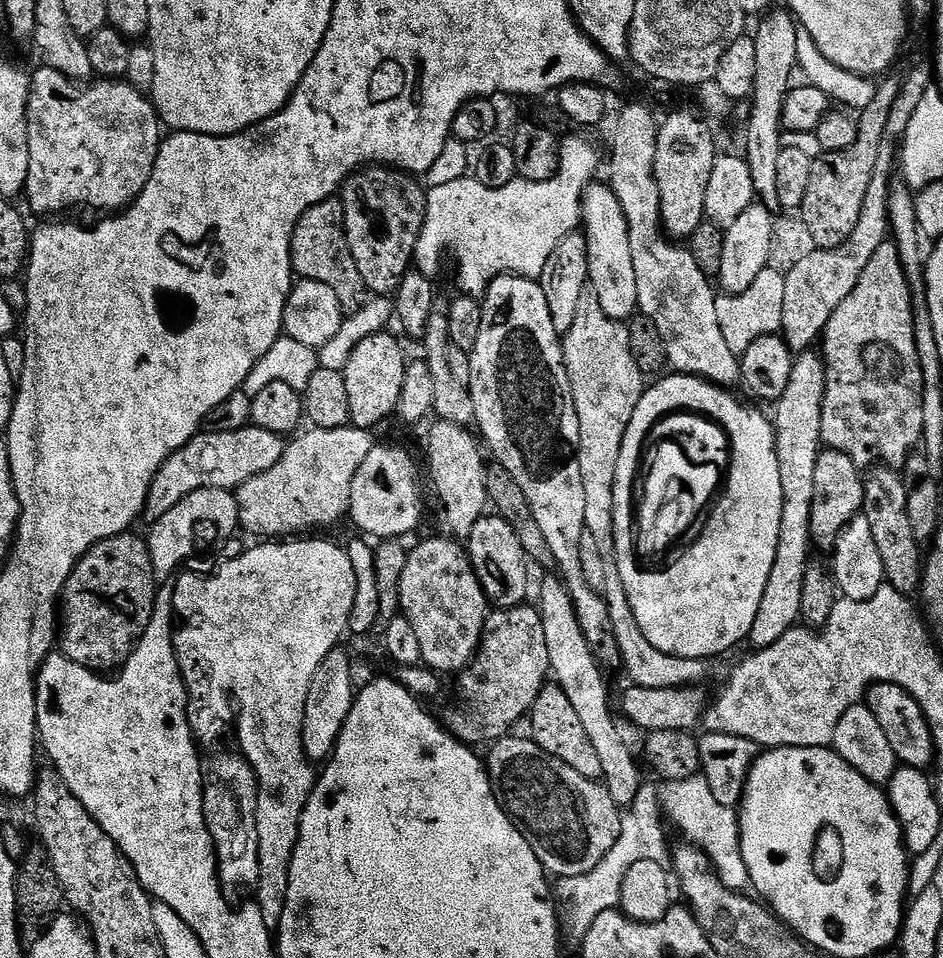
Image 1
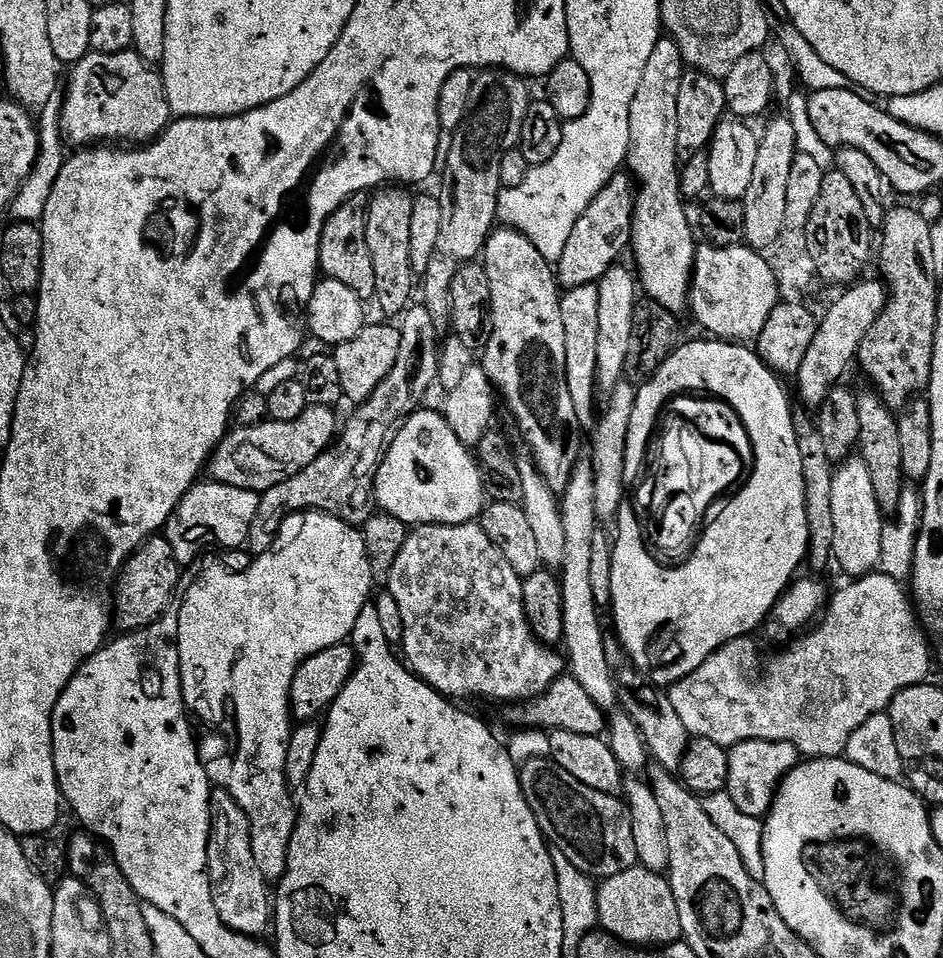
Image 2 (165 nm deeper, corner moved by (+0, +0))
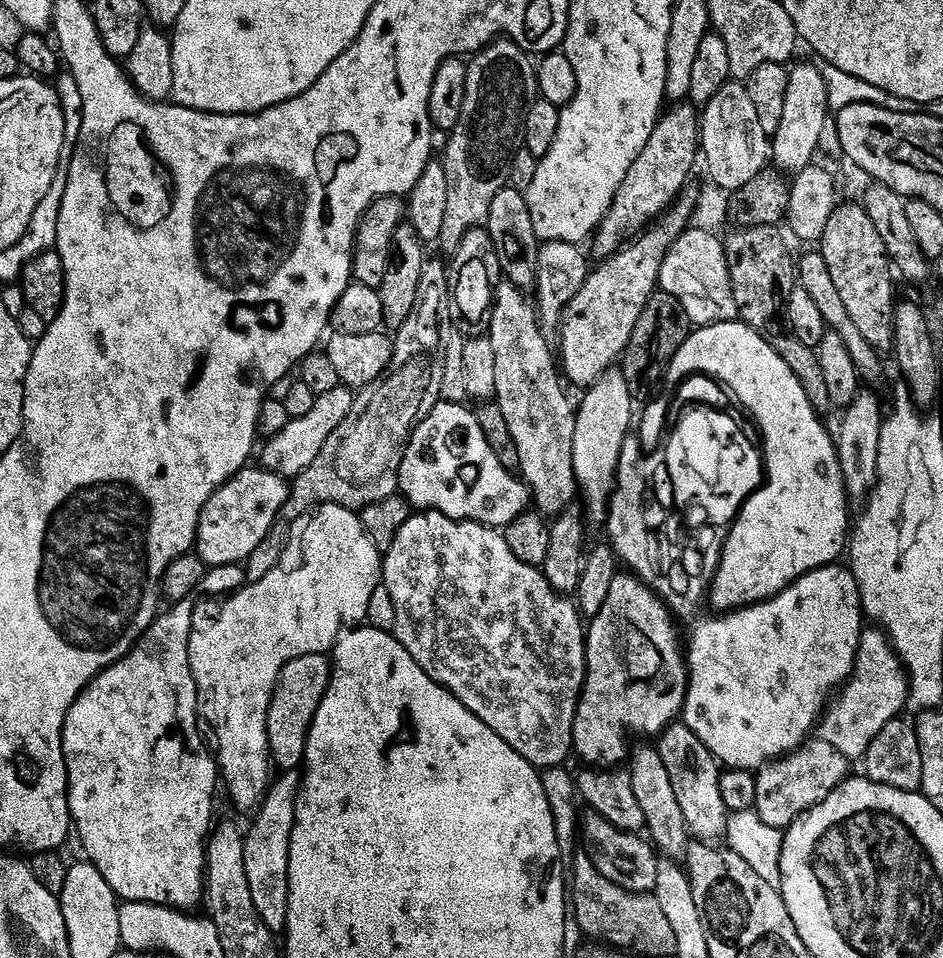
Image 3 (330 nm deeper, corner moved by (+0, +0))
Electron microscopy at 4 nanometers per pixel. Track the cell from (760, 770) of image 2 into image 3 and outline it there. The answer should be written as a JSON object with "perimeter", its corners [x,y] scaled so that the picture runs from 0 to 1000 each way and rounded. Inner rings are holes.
{"perimeter":[[[861,770],[835,789],[814,794],[801,807],[804,829],[800,847],[812,862],[835,866],[844,855],[867,841],[890,818],[900,813],[901,794],[880,779],[880,775]]]}

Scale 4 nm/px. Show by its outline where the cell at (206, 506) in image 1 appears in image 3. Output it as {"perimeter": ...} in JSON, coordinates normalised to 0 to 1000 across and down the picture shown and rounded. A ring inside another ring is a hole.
{"perimeter":[[[260,486],[245,497],[214,532],[206,576],[222,594],[241,589],[258,590],[278,562],[286,557],[291,545],[298,542],[301,525],[305,523],[306,502],[279,486],[267,487]]]}

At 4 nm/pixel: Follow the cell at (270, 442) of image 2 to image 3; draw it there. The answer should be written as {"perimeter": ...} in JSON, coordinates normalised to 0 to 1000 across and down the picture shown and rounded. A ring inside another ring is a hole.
{"perimeter":[[[364,403],[337,413],[329,432],[315,438],[305,438],[302,447],[294,455],[285,457],[275,483],[284,492],[302,499],[318,497],[320,491],[324,491],[324,486],[329,486],[329,482],[333,482],[333,478],[341,474],[341,466],[346,466],[346,457],[350,457],[350,453],[354,453],[354,449],[363,445],[367,432],[371,432],[374,416],[374,406]]]}

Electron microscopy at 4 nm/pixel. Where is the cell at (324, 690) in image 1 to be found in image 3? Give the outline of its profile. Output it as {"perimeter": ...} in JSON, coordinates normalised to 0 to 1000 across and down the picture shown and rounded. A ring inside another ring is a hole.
{"perimeter":[[[301,804],[290,813],[287,823],[280,831],[280,836],[269,849],[271,857],[267,865],[262,865],[259,875],[261,887],[261,918],[265,921],[265,933],[269,936],[269,950],[274,950],[274,958],[290,975],[297,975],[305,968],[305,909],[308,908],[308,875],[312,871],[312,854],[314,838],[318,832],[320,810],[314,804]]]}

